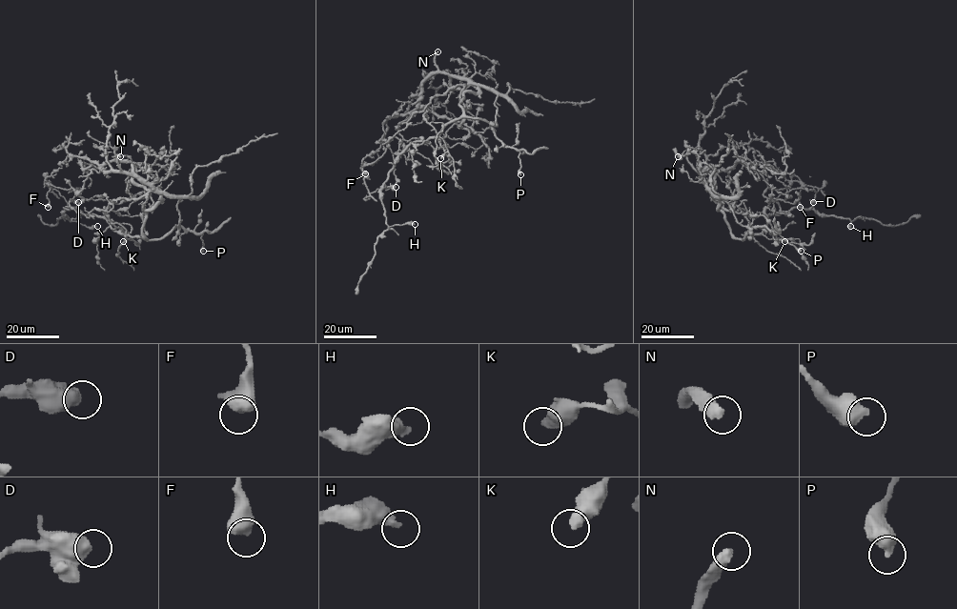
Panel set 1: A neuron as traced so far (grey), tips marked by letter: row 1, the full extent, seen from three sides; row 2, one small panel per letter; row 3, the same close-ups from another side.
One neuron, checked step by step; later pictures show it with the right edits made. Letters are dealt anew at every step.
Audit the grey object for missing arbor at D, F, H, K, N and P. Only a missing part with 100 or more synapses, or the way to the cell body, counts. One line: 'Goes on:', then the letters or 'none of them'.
Goes on: N

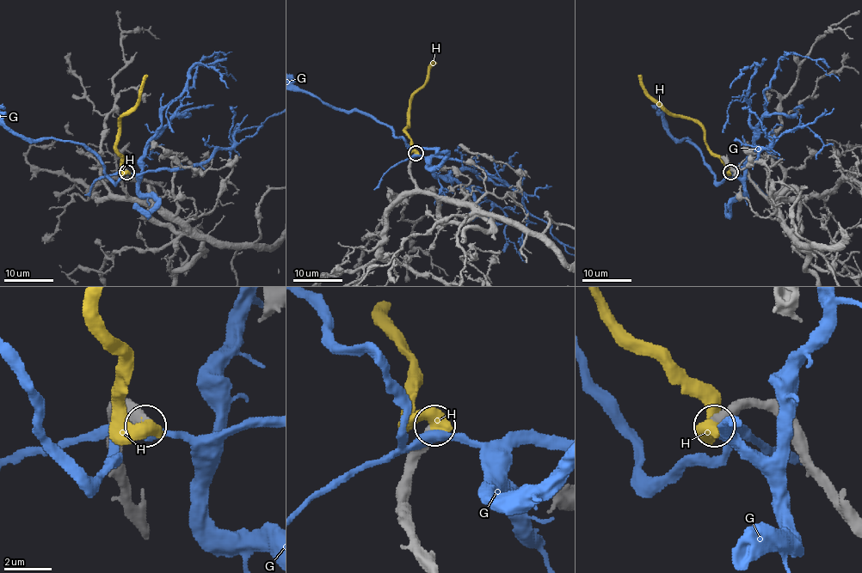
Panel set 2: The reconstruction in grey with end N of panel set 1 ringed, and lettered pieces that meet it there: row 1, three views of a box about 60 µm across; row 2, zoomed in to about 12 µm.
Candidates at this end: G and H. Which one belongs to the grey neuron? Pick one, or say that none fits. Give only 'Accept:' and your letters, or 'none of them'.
Accept: H

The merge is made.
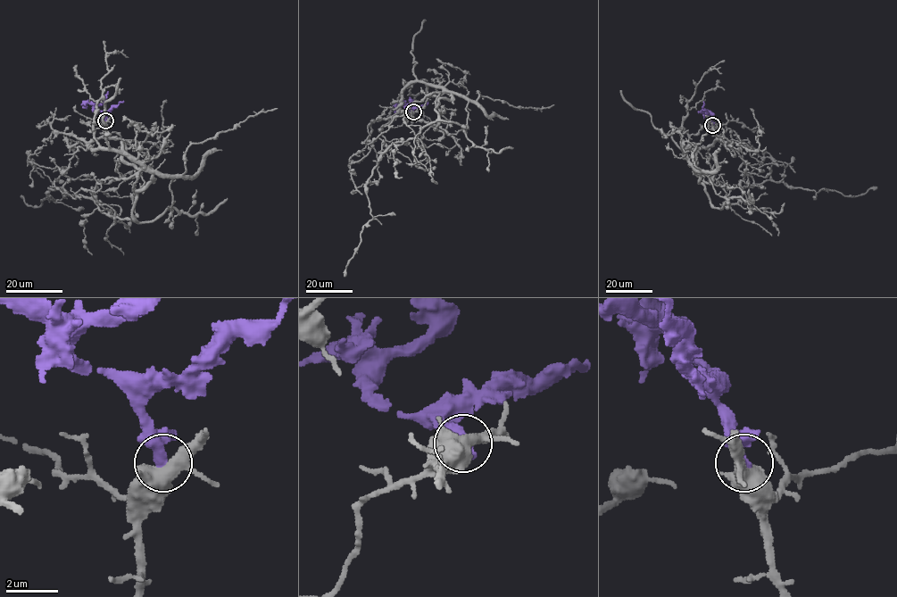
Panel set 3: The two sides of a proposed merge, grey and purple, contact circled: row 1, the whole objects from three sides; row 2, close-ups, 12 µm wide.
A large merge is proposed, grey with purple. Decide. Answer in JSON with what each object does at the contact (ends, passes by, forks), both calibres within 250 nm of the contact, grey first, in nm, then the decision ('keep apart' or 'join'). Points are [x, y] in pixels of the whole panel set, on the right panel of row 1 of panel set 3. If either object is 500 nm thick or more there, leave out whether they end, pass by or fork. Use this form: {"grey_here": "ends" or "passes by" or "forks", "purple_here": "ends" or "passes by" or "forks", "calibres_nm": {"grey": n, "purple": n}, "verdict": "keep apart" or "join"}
{"calibres_nm": {"grey": 550, "purple": 460}, "verdict": "keep apart"}

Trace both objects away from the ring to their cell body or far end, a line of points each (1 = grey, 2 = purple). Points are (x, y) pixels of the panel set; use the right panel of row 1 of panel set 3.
1: (713, 126), (715, 141), (685, 156), (738, 202), (743, 187), (769, 180), (848, 195), (876, 186)
2: (713, 126), (702, 109), (703, 101)

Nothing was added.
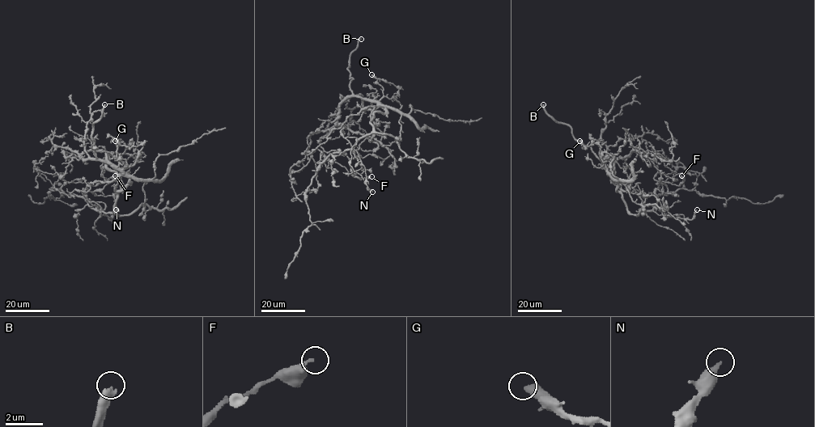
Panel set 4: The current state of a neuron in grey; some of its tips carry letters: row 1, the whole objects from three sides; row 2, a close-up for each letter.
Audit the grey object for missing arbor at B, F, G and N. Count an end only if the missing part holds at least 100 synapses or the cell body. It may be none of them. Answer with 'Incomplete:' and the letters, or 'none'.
Incomplete: B

